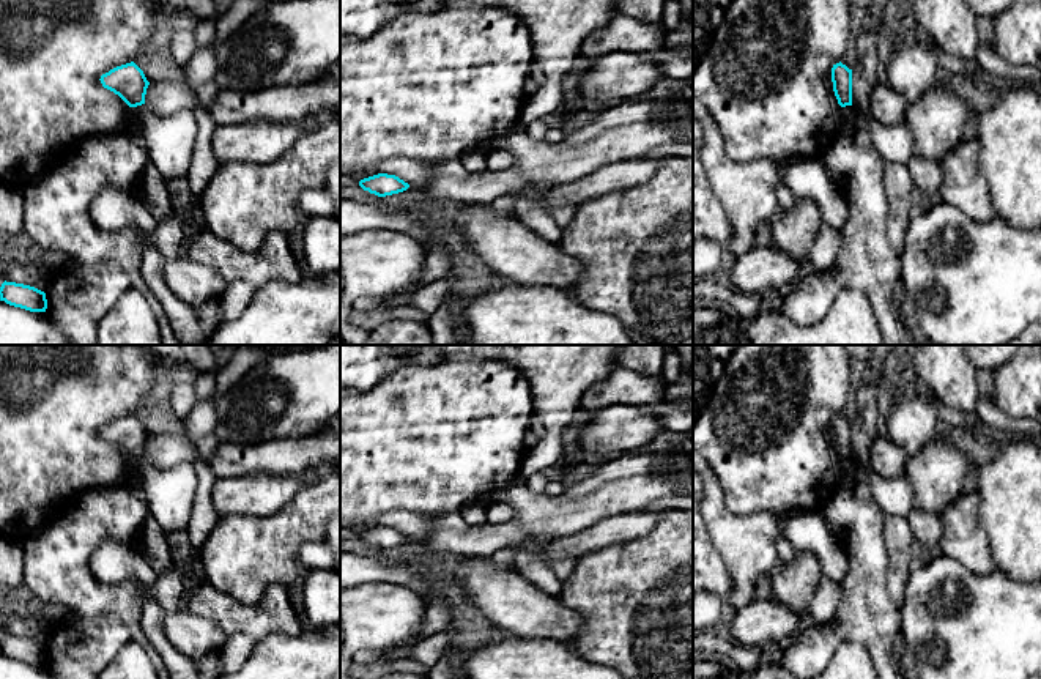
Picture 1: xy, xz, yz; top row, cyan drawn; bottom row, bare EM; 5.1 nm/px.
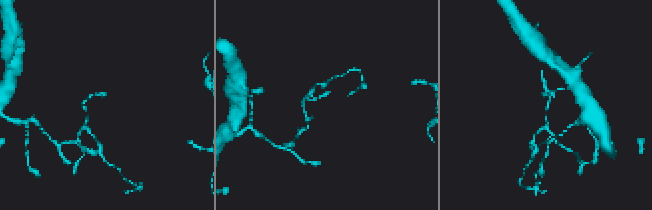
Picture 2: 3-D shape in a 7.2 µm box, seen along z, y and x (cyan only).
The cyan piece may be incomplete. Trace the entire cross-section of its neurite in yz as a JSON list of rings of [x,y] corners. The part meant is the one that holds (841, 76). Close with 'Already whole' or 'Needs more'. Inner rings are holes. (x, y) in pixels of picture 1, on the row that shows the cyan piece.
[[[841,61],[832,68],[833,91],[841,107],[852,106],[852,69]]]. Already whole

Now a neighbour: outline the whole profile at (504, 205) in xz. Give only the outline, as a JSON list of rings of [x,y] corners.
[[[529,187],[520,192],[512,192],[496,199],[491,203],[491,208],[496,210],[499,214],[509,214],[515,217],[517,203],[526,200],[543,208],[554,219],[554,222],[564,230],[565,225],[572,221],[572,216],[575,214],[578,206],[576,205],[548,206],[546,197],[551,189],[553,187]]]

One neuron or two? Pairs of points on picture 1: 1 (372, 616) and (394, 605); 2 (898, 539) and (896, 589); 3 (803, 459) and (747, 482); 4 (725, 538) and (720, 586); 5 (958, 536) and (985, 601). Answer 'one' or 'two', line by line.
1: one
2: one
3: one
4: two
5: two

